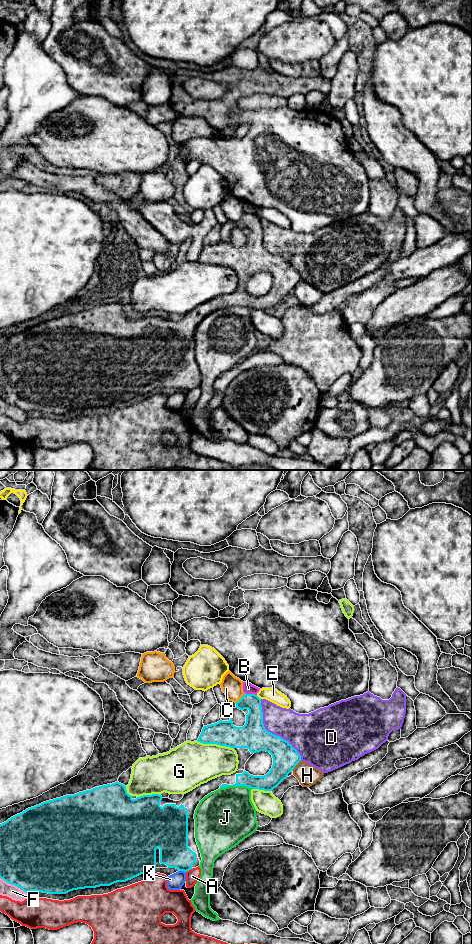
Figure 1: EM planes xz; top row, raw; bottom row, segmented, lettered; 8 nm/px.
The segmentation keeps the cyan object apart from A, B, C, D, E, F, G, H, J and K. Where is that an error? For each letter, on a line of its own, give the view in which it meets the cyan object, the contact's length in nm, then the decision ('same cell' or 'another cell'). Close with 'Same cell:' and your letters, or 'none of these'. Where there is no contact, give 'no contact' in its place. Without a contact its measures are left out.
A: contact in xz; length 70 nm; another cell
B: contact in xz; length 110 nm; another cell
C: contact in xz; length 110 nm; another cell
D: contact in xz; length 600 nm; another cell
E: contact in xz; length 50 nm; another cell
F: contact in xz; length 260 nm; another cell
G: contact in xz; length 300 nm; another cell
H: contact in xz; length 120 nm; another cell
J: contact in xz; length 260 nm; another cell
K: contact in xz; length 60 nm; another cell
Same cell: none of these

